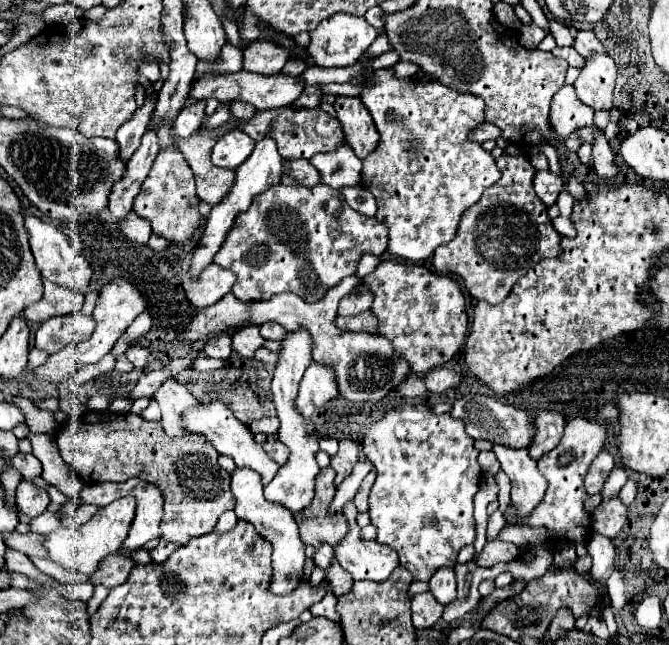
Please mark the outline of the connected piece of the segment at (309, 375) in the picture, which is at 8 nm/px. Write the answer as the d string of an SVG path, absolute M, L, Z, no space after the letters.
M313 362L299 384L299 394L295 398L295 408L299 410L299 414L309 420L311 414L323 406L325 402L329 402L331 398L335 398L339 394L337 386L335 386L335 376L331 376L331 368L325 368L317 362Z

